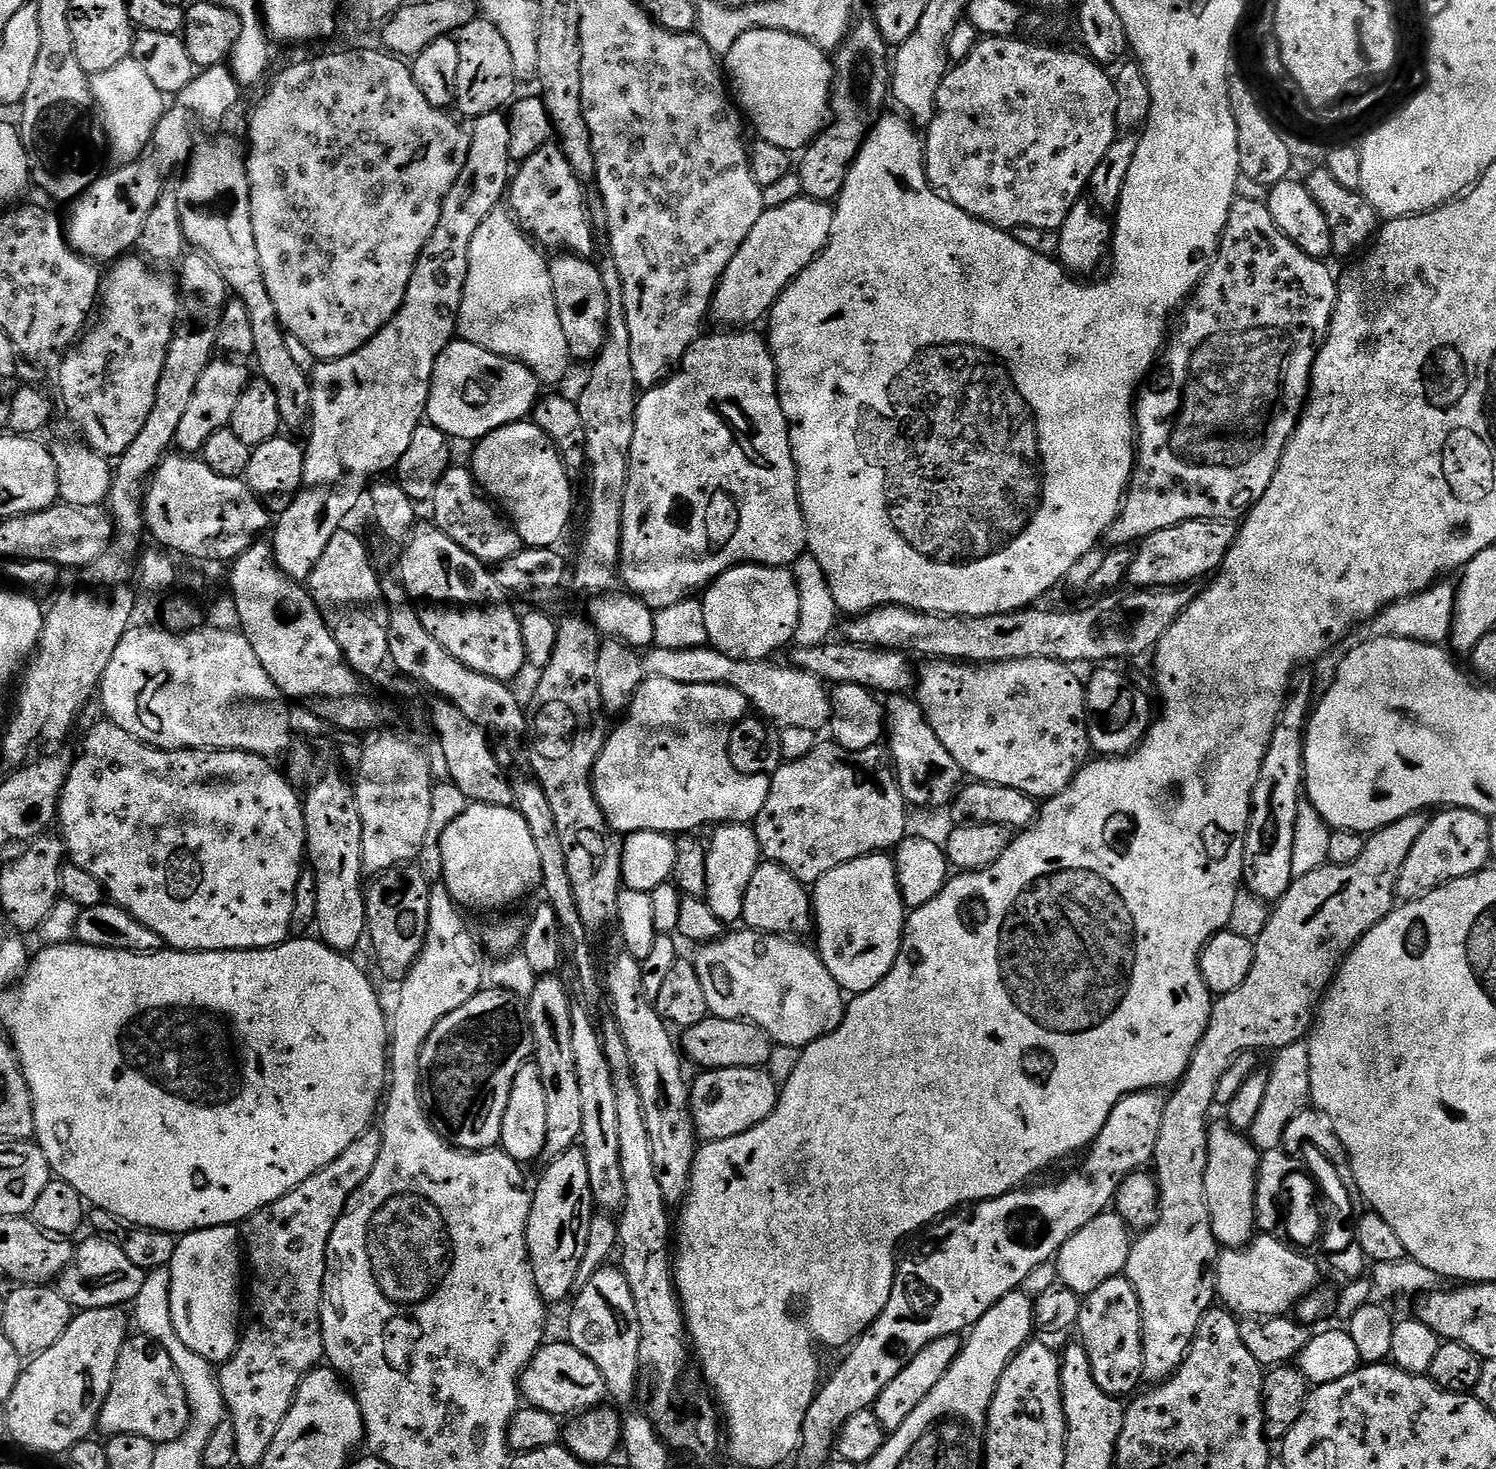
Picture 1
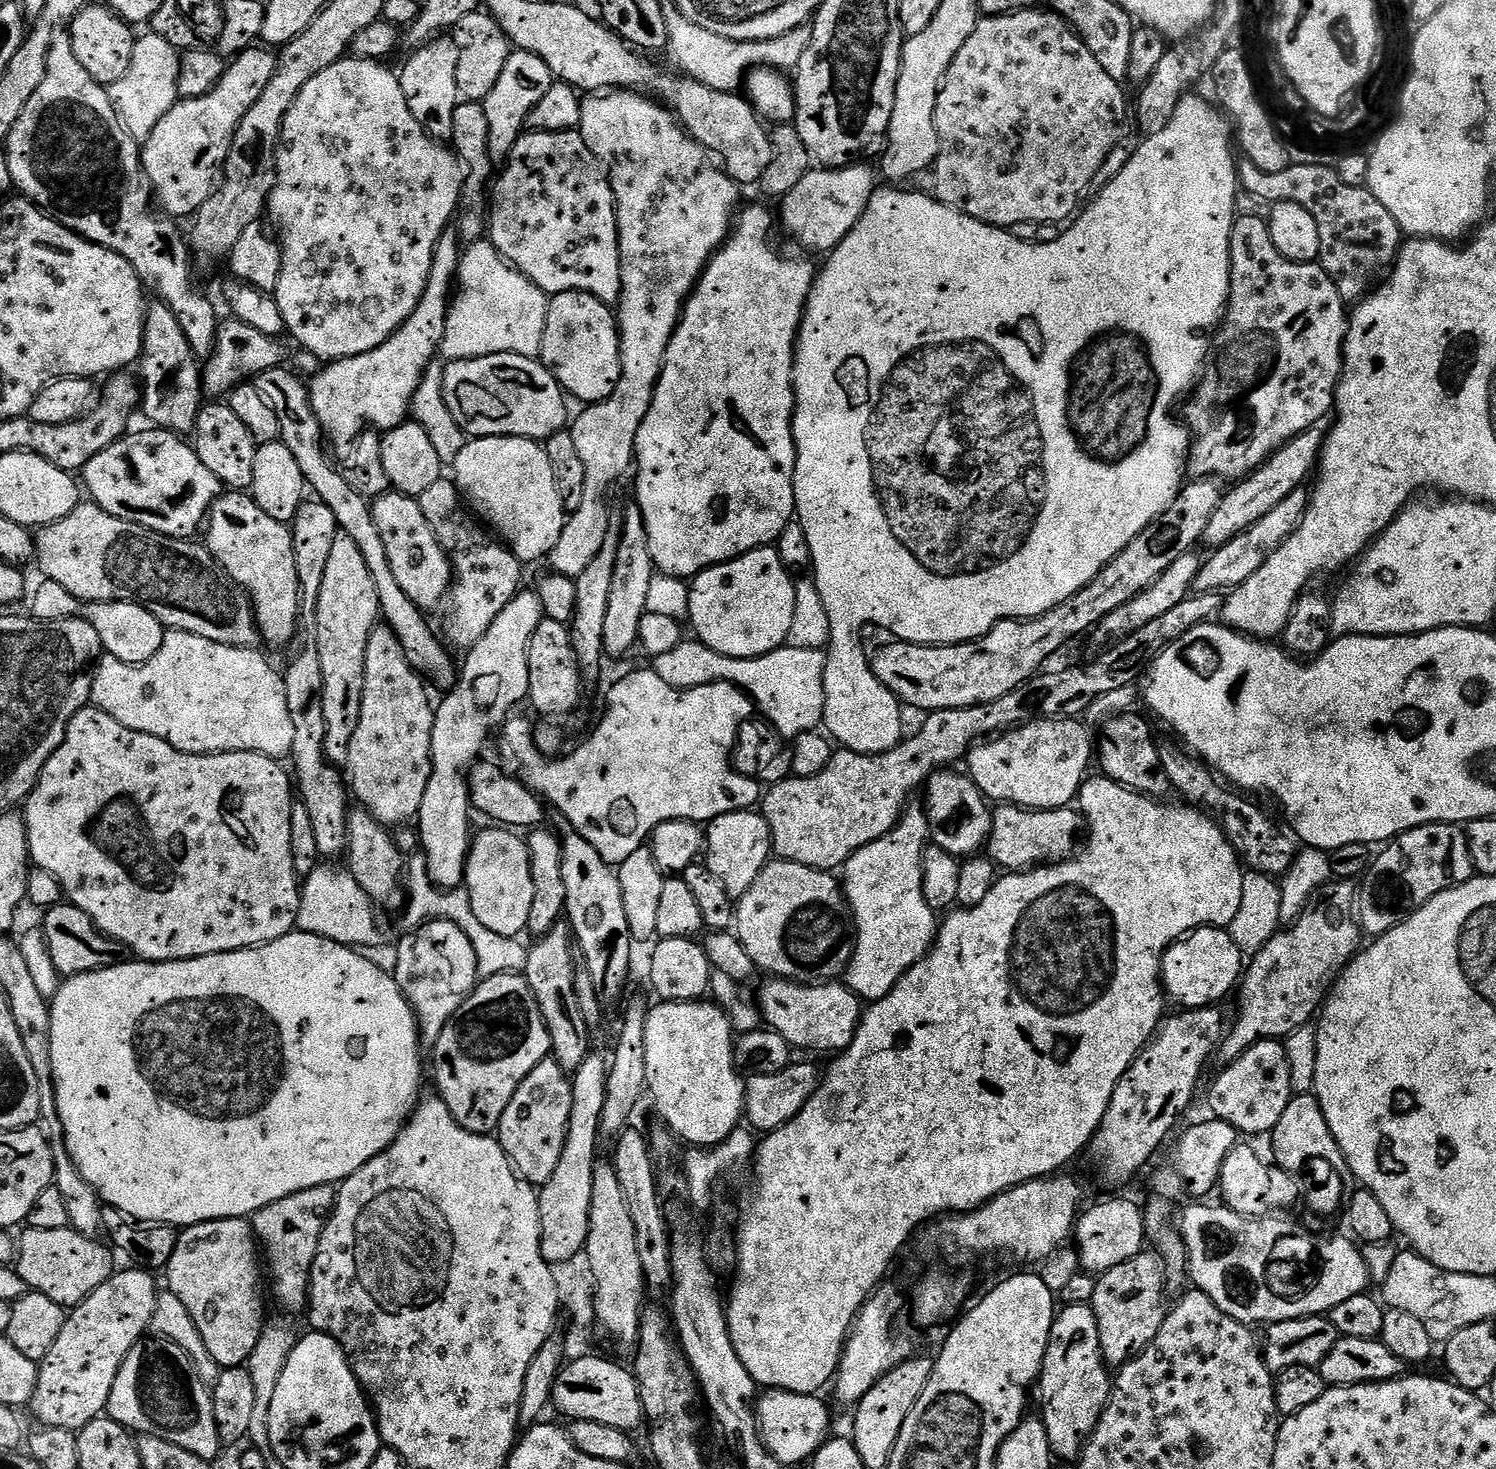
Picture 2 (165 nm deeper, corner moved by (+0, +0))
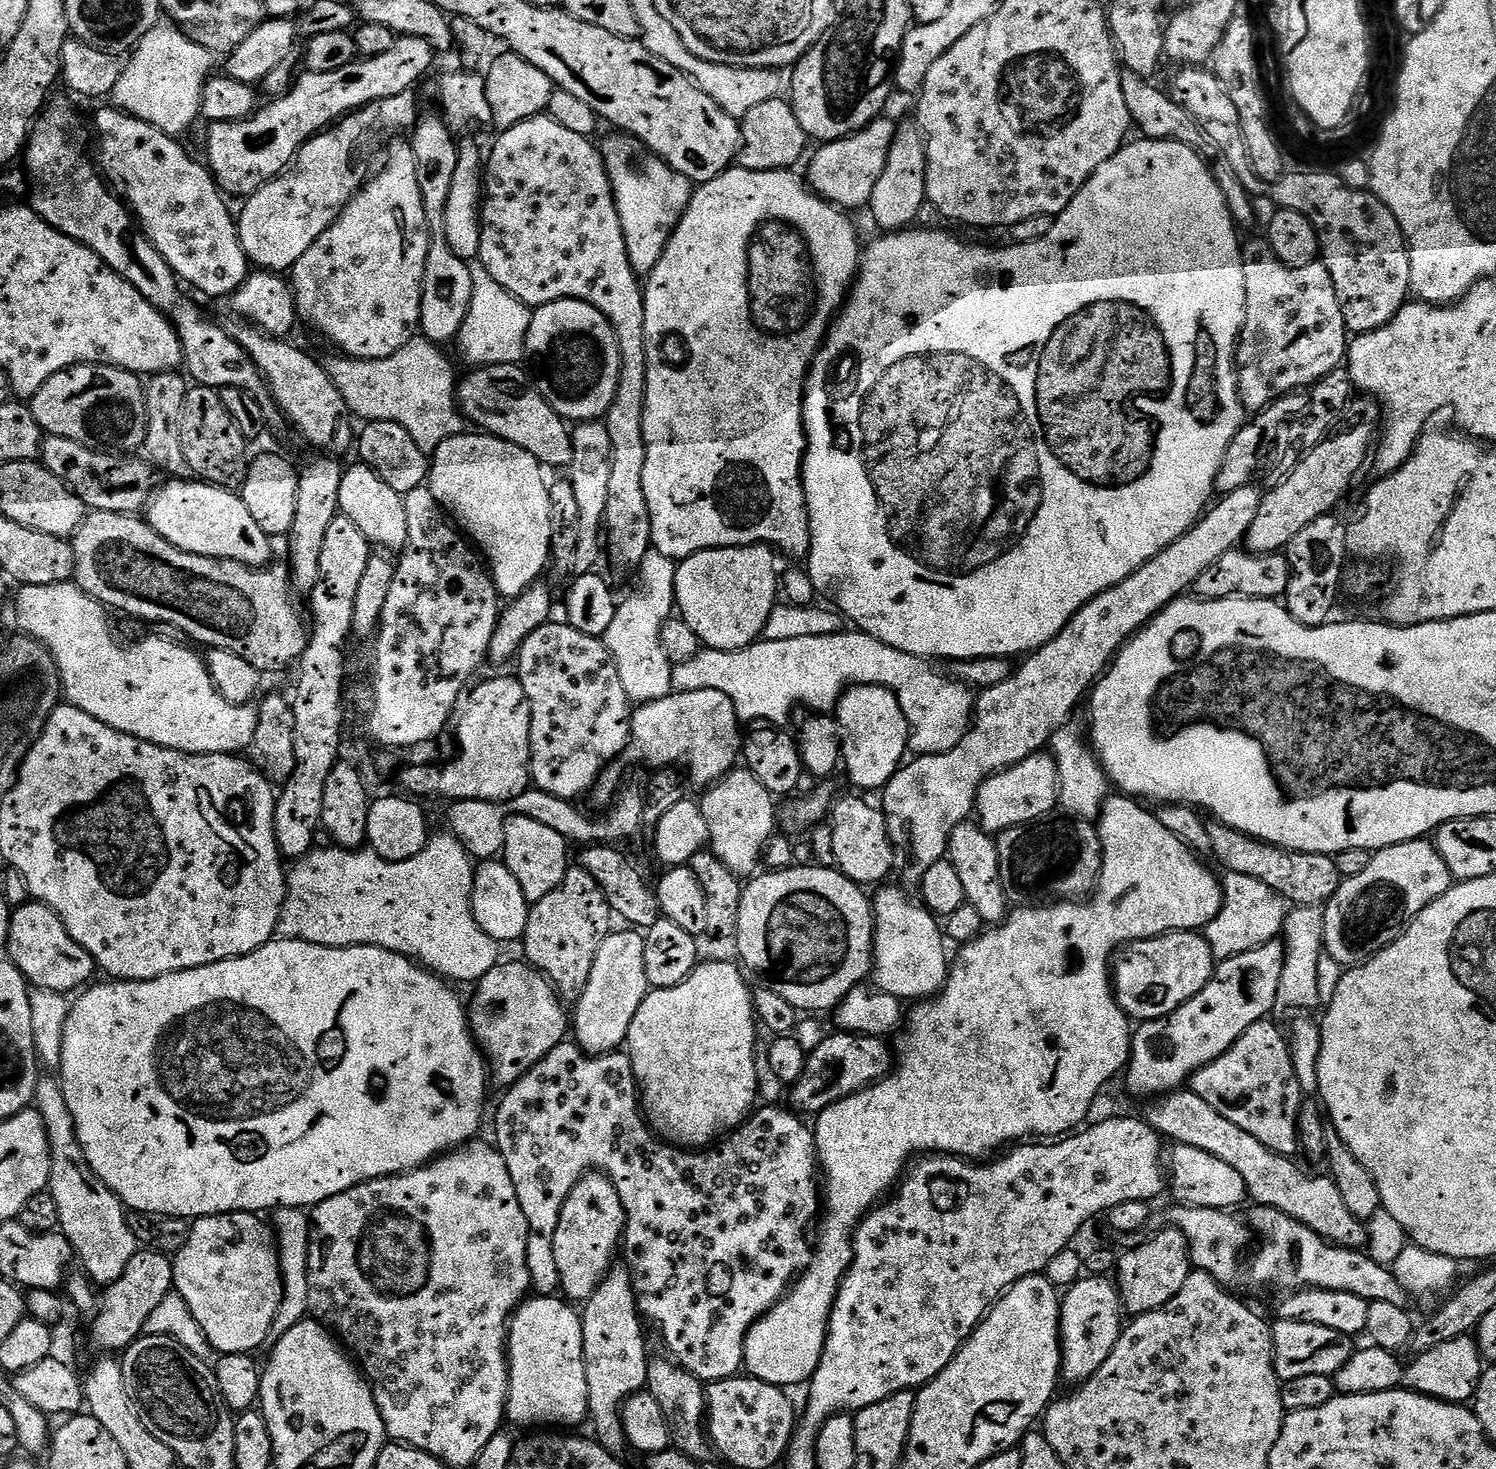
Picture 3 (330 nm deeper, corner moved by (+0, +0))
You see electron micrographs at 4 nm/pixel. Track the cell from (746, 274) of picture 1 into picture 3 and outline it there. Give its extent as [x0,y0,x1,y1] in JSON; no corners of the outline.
[807,118,897,210]

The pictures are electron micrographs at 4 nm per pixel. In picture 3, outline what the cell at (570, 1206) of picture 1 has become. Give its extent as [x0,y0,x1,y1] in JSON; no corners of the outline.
[574,930,650,1056]

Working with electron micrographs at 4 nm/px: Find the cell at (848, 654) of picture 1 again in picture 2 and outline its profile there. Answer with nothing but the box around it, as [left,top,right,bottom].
[870,479,1222,713]

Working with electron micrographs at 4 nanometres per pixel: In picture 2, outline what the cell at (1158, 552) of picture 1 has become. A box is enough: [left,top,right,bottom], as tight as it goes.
[1203,419,1330,549]

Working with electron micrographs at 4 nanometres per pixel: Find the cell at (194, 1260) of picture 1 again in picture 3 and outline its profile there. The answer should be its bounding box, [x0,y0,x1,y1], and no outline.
[174,1212,283,1354]

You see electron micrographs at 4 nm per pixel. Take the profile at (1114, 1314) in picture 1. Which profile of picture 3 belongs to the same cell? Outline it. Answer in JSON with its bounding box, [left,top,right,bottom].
[1114,1226,1193,1318]

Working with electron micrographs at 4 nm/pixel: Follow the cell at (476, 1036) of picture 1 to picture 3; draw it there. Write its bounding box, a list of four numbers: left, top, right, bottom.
[467,962,570,1086]

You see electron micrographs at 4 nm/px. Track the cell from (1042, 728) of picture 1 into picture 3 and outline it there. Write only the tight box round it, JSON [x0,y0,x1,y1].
[975,754,1060,834]

